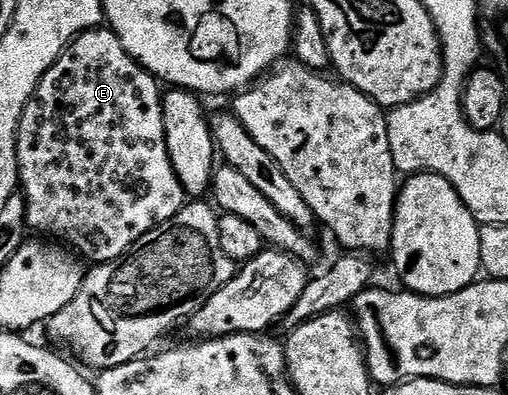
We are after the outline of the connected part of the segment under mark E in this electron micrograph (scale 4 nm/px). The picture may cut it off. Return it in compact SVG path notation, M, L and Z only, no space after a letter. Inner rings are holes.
M99 26L88 32L81 32L62 51L61 58L42 75L42 80L36 86L30 101L26 103L26 108L18 123L18 179L20 191L26 197L27 229L34 231L35 228L38 231L35 233L46 238L53 238L55 241L69 246L75 253L81 254L87 261L89 261L88 259L94 260L90 262L99 265L120 258L137 240L144 238L144 234L148 234L148 230L152 230L157 224L168 222L168 218L176 215L187 203L188 197L182 188L176 170L172 170L172 162L168 158L166 135L164 134L164 114L162 113L163 95L164 92L159 81L155 80L151 72L141 68L137 60L131 58L128 50L124 50L118 35L110 31L109 27Z

